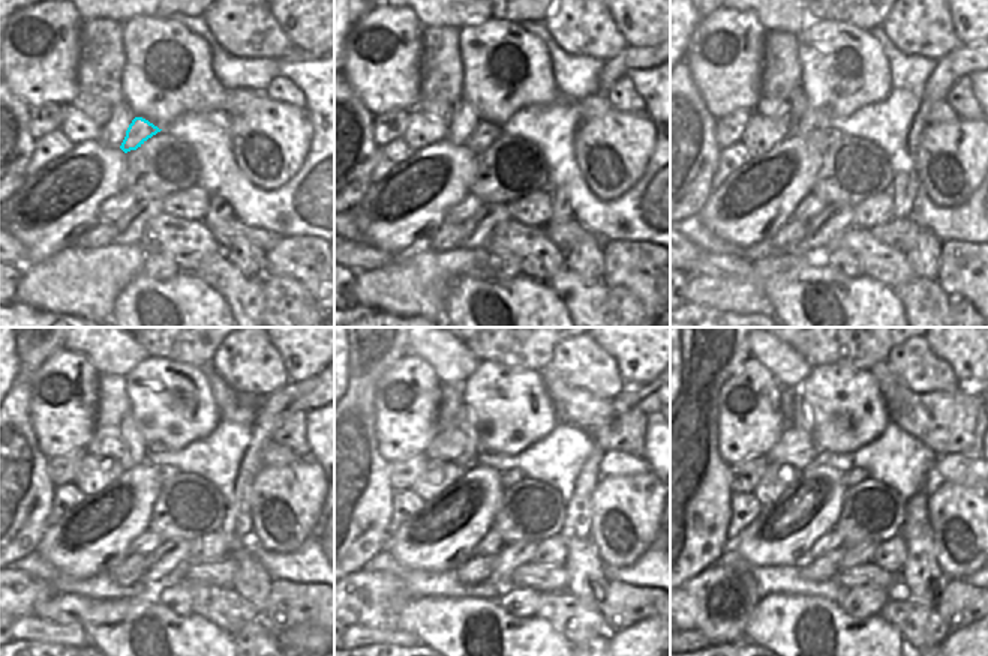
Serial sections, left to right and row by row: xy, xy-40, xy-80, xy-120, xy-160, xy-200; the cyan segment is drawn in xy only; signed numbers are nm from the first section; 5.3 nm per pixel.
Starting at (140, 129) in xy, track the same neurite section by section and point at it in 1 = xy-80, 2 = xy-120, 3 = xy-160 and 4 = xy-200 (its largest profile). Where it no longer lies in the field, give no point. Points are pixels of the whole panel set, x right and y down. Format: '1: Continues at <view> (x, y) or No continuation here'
1: Continues at xy-80 (822, 137)
2: Continues at xy-120 (162, 472)
3: Continues at xy-160 (510, 478)
4: Continues at xy-200 (850, 478)

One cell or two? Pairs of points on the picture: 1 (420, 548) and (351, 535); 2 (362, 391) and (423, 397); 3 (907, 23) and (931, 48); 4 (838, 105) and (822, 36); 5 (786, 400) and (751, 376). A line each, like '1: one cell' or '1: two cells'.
1: two cells
2: two cells
3: one cell
4: one cell
5: two cells

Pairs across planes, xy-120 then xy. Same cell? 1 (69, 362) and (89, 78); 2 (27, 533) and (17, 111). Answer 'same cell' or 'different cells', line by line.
1: different cells
2: same cell

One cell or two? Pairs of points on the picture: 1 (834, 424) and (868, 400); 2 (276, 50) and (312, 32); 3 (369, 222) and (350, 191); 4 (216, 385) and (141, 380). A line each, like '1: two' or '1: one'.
1: one
2: two
3: two
4: two

